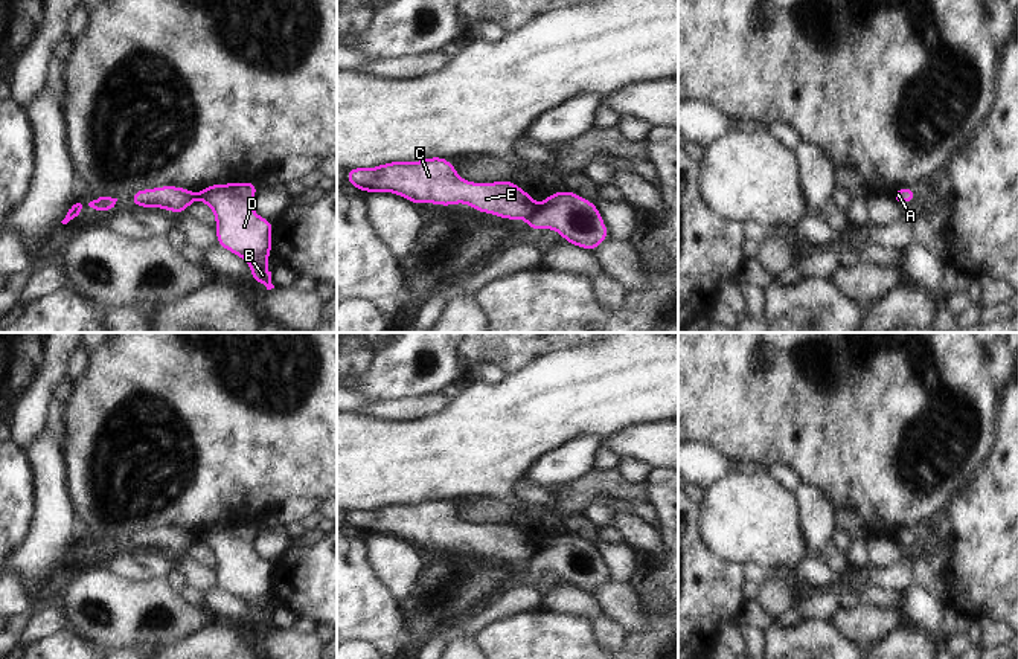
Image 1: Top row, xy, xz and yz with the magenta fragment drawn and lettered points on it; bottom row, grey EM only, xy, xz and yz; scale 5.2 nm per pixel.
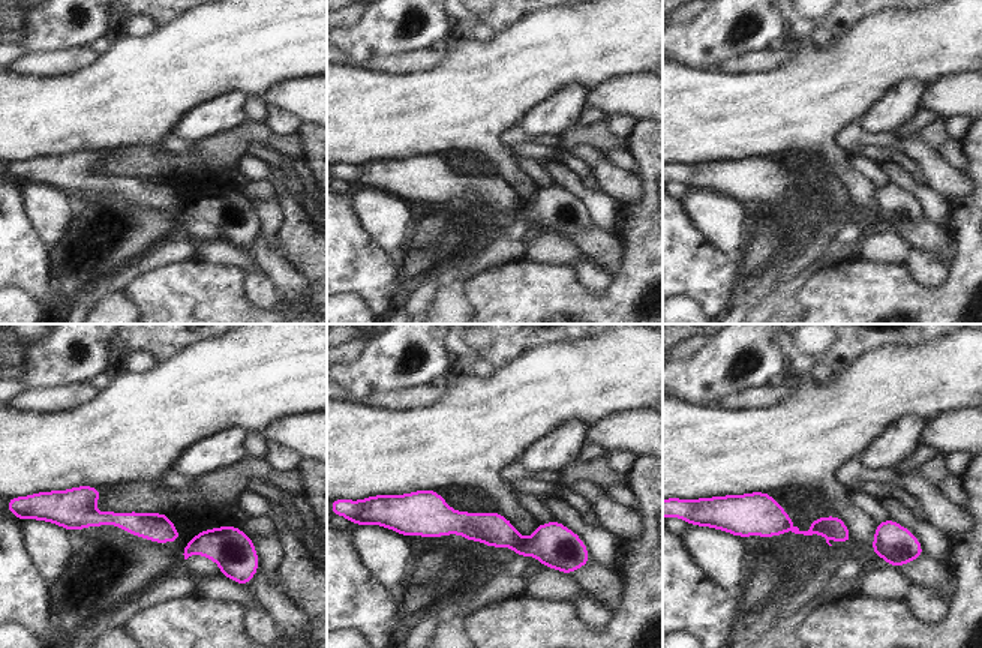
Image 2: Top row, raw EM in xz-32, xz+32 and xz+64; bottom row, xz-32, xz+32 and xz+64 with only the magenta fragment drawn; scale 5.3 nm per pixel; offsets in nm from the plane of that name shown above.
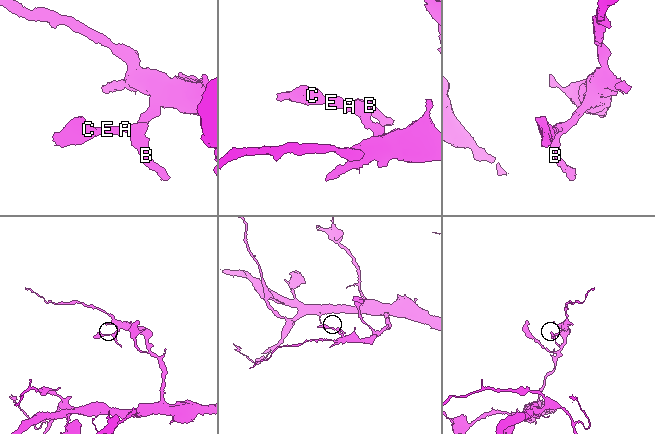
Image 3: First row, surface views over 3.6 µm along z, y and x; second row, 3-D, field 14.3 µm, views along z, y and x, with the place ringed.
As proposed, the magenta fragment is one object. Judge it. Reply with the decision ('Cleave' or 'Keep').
Cleave.

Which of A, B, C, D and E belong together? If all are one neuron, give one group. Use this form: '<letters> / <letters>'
A B D / C E

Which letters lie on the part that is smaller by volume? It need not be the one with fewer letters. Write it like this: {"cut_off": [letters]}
{"cut_off": ["C", "E"]}

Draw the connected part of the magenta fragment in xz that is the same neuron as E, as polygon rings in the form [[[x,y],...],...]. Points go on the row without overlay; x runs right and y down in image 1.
[[[448,500],[389,503],[376,510],[351,510],[346,523],[363,534],[392,534],[415,546],[453,548],[466,545],[482,555],[503,561],[529,561],[539,548],[512,522],[471,525],[459,519]]]

